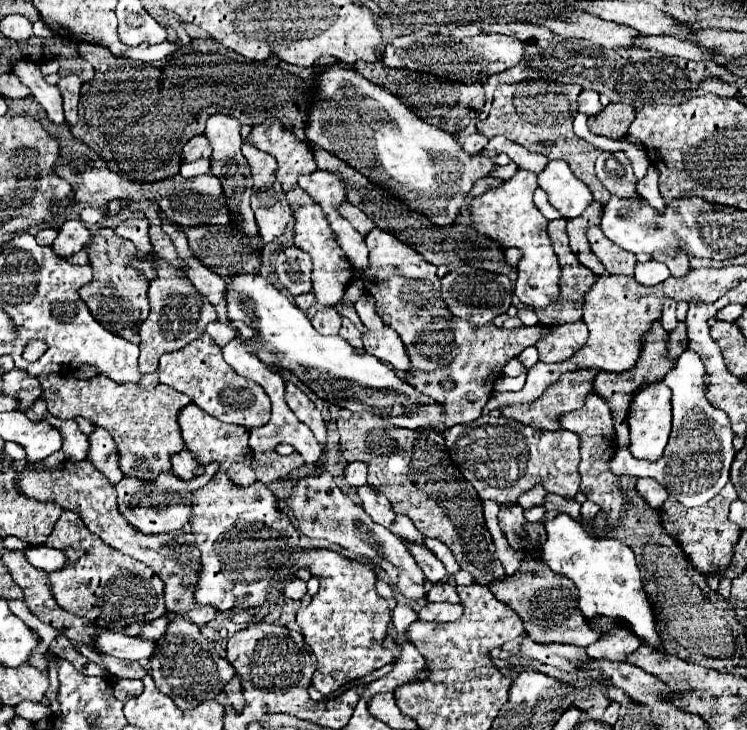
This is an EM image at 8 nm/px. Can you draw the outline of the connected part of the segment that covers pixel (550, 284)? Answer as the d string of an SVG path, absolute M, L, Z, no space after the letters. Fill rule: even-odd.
M520 169L504 185L486 191L484 195L476 197L470 203L472 221L478 233L496 239L504 247L522 249L522 259L518 263L518 283L515 284L514 294L524 305L534 309L556 303L560 295L560 285L558 285L560 267L558 267L558 257L546 233L548 219L538 211L538 207L532 201L536 187L538 187L536 175L526 169Z

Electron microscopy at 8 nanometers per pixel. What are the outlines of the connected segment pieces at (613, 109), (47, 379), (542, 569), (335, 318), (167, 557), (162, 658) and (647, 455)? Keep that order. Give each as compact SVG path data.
M610 103L608 107L604 107L602 113L590 117L590 131L594 135L604 135L610 139L624 139L634 115L636 115L634 107Z
M48 373L38 377L38 381L48 411L54 417L74 419L76 415L82 415L114 437L124 475L152 481L160 471L170 471L170 455L184 447L176 415L180 407L190 403L190 399L164 383L146 391L138 383L116 383L106 375L76 379L66 373Z
M528 547L522 551L524 559L518 571L506 579L494 579L490 591L506 605L510 605L524 623L524 633L536 643L568 643L576 647L588 647L594 643L600 633L592 631L588 619L578 611L578 587L570 583L564 575L554 575L546 563L542 563L542 549Z
M328 307L328 309L322 309L320 313L314 315L312 319L312 325L318 333L322 335L337 335L338 329L340 329L340 315L336 307Z
M88 459L80 463L62 461L52 471L22 471L18 479L18 491L38 501L50 499L50 501L56 501L64 509L70 509L74 513L78 511L86 527L90 527L90 531L96 533L102 541L122 551L124 555L130 555L132 559L138 559L146 563L148 567L152 567L154 573L164 581L164 597L166 597L168 613L188 615L196 625L204 625L220 613L220 611L214 611L214 607L202 607L200 603L194 603L198 575L202 573L196 543L158 545L158 535L142 535L140 531L134 531L126 523L126 519L122 519L122 513L118 511L116 489L110 487L110 483L106 483L106 475L102 475Z
M172 619L166 633L158 639L156 653L150 659L150 673L156 687L184 711L216 699L212 695L222 693L226 683L236 675L234 667L216 653L214 643L206 639L194 623L182 619Z
M654 383L654 385L646 385L644 389L640 389L640 393L632 399L630 413L628 413L630 453L636 459L646 459L646 461L656 461L658 457L662 457L664 447L668 443L668 435L670 435L670 423L672 423L670 389L664 383Z

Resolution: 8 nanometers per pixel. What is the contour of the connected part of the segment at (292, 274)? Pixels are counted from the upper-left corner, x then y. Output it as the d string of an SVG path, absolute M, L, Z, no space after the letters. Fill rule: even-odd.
M294 245L280 249L276 257L276 275L290 295L296 297L312 289L310 271L312 271L312 263L306 251L298 251L298 247Z

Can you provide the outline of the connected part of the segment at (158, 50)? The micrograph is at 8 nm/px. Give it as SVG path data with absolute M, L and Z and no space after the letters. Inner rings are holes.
M165 41L160 44L151 45L146 49L139 46L132 47L130 51L124 55L124 58L136 59L148 63L171 57L178 49L178 44Z

